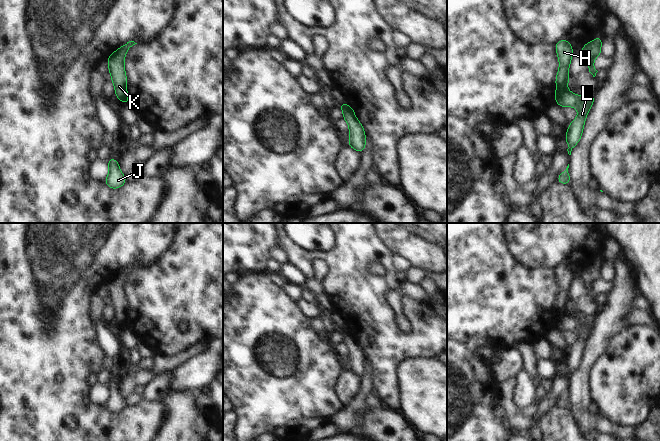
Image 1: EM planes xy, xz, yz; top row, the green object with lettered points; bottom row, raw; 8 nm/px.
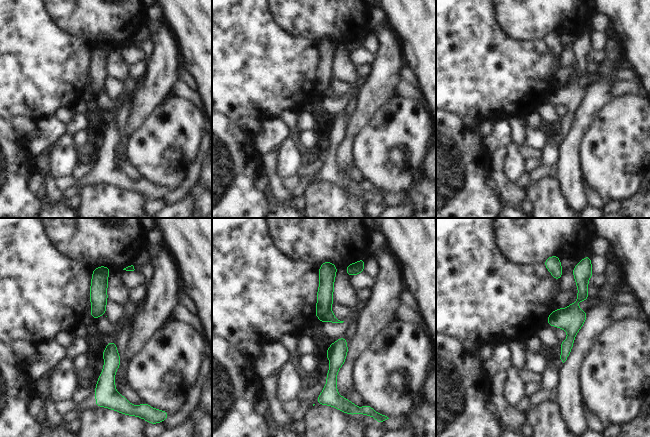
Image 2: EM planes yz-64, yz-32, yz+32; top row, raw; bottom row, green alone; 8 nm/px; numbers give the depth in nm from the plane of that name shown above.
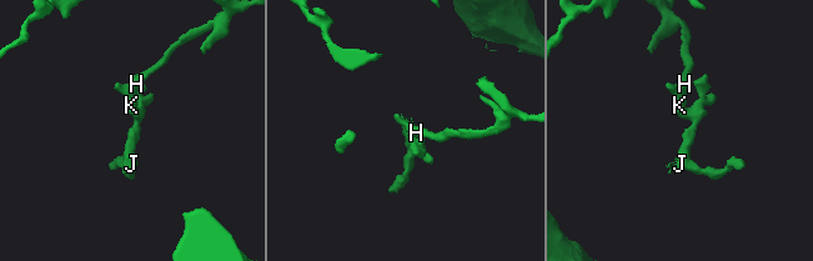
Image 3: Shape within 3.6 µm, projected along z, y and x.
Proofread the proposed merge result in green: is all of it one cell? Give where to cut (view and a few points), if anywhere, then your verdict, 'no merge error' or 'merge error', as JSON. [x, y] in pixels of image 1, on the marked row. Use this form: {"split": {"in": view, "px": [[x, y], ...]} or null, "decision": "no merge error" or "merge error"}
{"split": {"in": "yz", "px": [[566, 87], [555, 97]]}, "decision": "merge error"}

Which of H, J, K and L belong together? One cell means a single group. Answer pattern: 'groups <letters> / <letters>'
groups H K / J L

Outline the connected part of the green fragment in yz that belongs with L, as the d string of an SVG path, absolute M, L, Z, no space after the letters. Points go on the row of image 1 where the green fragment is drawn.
M567 88L555 97L556 104L560 107L574 107L578 110L578 116L569 124L567 133L564 136L568 143L568 154L571 155L572 149L580 141L583 128L585 126L585 119L593 105L595 94L589 96L580 96L572 93Z

